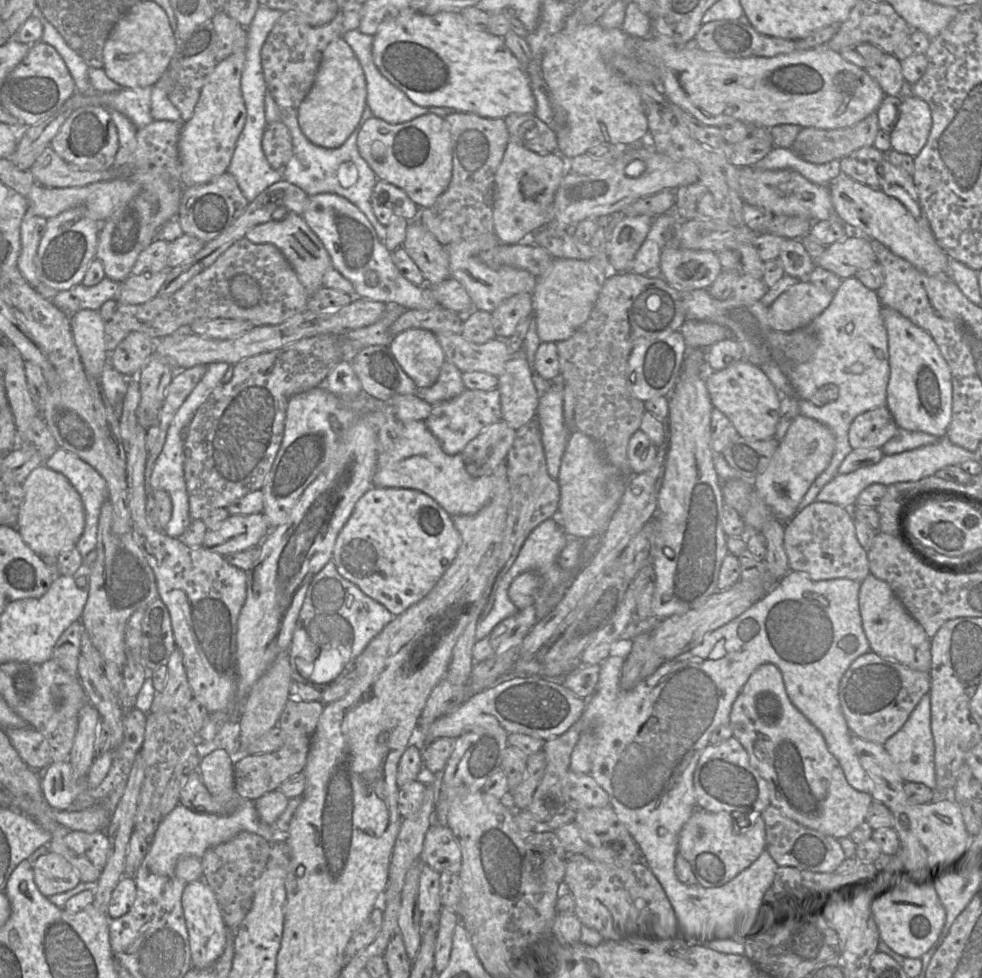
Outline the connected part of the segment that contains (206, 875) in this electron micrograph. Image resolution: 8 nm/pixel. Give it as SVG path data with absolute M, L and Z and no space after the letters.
M241 832L231 840L208 849L200 859L202 879L212 890L225 925L237 930L253 902L254 883L263 873L272 843L263 837Z

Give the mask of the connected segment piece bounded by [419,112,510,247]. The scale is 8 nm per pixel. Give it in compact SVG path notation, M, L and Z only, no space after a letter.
M452 112L445 116L452 139L453 172L447 190L435 203L422 211L419 222L445 247L462 240L493 232L495 173L505 153L510 136L504 119L485 118L472 113Z

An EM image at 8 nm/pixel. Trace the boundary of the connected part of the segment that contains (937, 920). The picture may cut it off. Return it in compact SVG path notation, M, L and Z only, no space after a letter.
M903 876L897 879L877 900L874 907L880 941L906 958L920 958L937 941L945 924L946 913L936 889Z

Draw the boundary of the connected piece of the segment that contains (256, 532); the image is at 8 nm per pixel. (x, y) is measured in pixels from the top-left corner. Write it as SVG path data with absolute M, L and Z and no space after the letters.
M262 512L230 514L216 529L207 530L203 546L220 555L229 555L261 544L270 530Z

